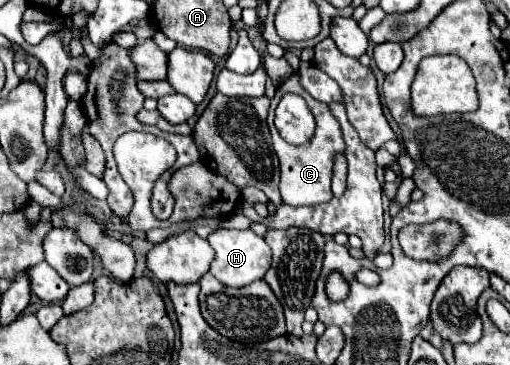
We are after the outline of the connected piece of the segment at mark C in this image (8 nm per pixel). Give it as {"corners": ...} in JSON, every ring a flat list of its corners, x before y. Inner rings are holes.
{"corners":[[292,73,290,79,286,79,286,83,282,83,282,87,276,89,276,95,272,97,272,105,270,105,270,111,268,111,268,127,270,127,270,133,272,133,272,141,274,141,274,151,280,159,280,195,282,195,282,201,284,203,290,203,290,205,318,205,318,203,324,203,324,201,330,201,332,199,332,191,330,191,330,183,332,183,332,167,334,167,334,155,338,153,344,153,346,151,346,143,342,139,342,131,340,131,340,123,332,119,332,113,330,109,320,103,320,101,314,101,310,97,310,93,300,85,300,79,298,79,298,73],[286,93,298,93,306,99,310,111,314,113,316,117,316,135,314,139,306,145,306,147,294,147,290,143,284,143,282,139,278,139,278,133,276,133,276,127,274,127,274,109,280,101,282,95]]}

